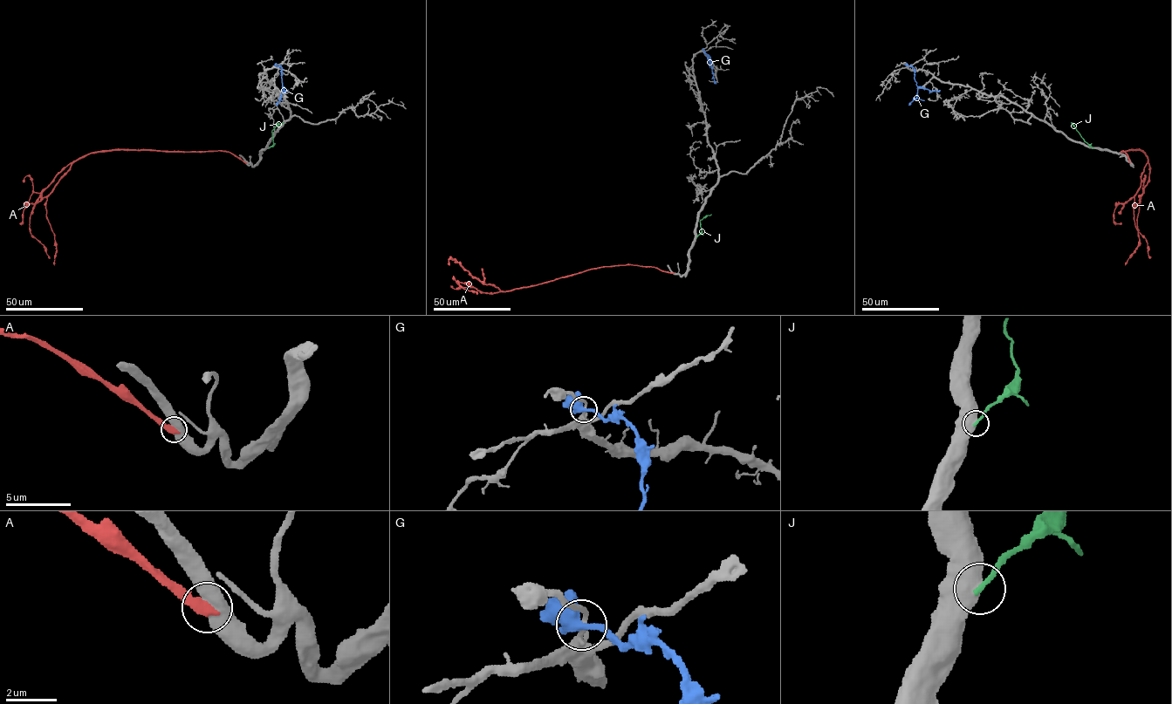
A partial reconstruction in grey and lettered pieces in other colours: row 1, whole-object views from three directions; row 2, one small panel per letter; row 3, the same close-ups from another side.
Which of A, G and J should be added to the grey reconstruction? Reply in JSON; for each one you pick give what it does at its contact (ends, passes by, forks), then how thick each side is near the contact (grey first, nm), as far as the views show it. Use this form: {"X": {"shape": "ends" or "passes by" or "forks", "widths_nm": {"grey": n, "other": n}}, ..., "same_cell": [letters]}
{"same_cell": []}

